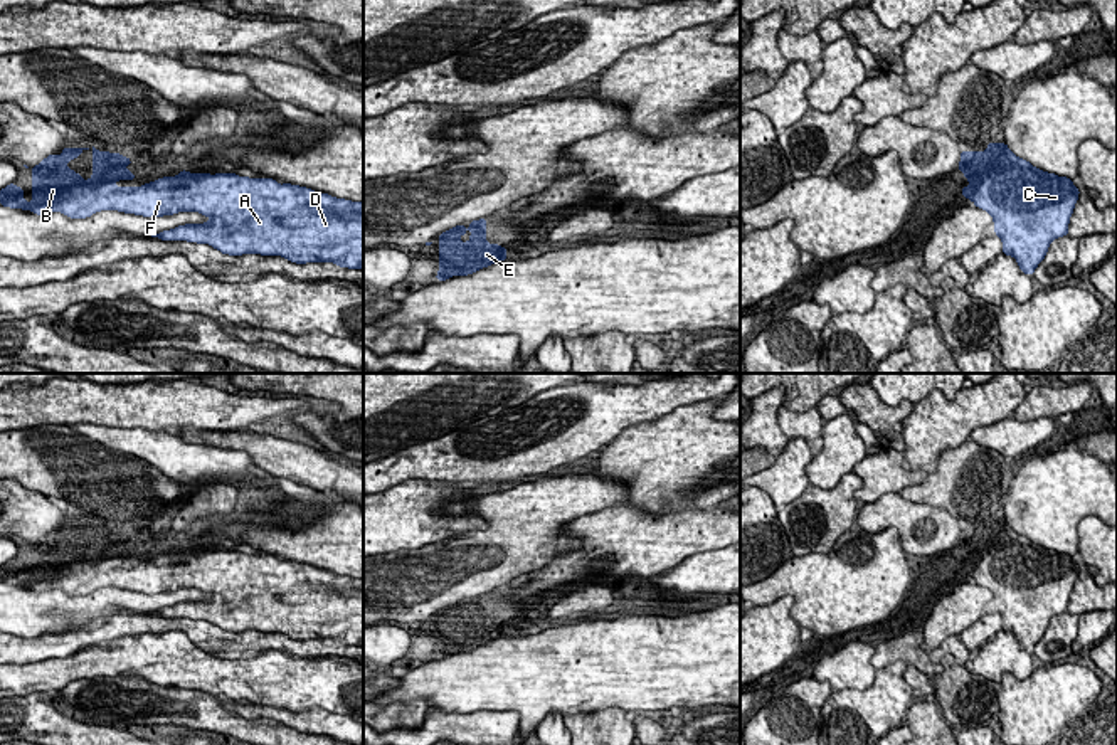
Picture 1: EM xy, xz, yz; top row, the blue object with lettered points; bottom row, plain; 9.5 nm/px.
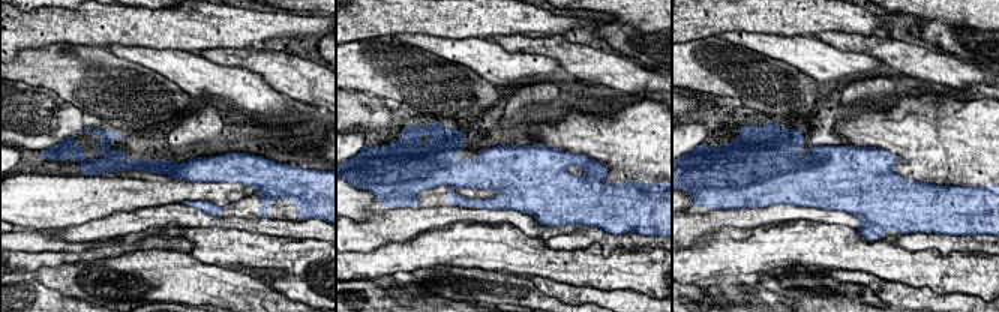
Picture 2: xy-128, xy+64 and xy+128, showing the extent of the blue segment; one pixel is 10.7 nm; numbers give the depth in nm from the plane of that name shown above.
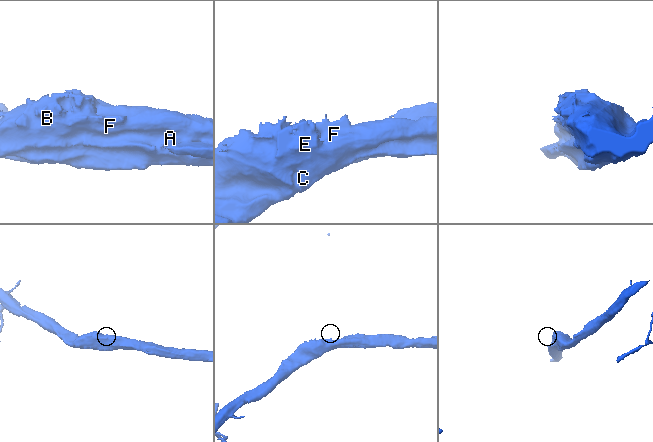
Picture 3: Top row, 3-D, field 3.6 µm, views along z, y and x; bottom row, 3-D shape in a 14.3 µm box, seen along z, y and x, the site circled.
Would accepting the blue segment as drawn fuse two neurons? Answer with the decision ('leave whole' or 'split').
leave whole

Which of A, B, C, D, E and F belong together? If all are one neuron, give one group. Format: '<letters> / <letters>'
A B C D E F

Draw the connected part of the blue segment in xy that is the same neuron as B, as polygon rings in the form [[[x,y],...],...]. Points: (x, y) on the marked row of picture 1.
[[[62,148],[62,155],[56,153],[44,158],[37,166],[32,166],[32,202],[24,200],[24,188],[8,183],[0,190],[0,205],[10,209],[32,210],[35,215],[49,212],[62,212],[69,219],[86,219],[101,210],[118,210],[124,214],[135,214],[143,217],[163,217],[178,212],[199,212],[210,220],[204,224],[185,224],[170,230],[163,230],[151,237],[161,240],[187,240],[197,244],[209,244],[222,254],[242,256],[281,256],[296,264],[306,262],[335,262],[338,267],[363,269],[363,203],[345,198],[336,198],[328,193],[315,192],[306,187],[284,183],[279,185],[273,178],[249,178],[236,173],[190,173],[180,170],[177,177],[163,177],[141,187],[116,187],[118,180],[136,180],[136,175],[124,166],[131,166],[131,158],[124,158],[121,153],[93,150],[93,177],[84,180],[76,170],[67,168],[67,161],[81,156],[89,148]]]

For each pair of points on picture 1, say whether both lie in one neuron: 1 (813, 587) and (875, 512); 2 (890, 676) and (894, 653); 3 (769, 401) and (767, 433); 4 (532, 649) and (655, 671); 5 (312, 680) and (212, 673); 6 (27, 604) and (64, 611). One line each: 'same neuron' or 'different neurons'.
1: different neurons
2: different neurons
3: same neuron
4: same neuron
5: same neuron
6: same neuron

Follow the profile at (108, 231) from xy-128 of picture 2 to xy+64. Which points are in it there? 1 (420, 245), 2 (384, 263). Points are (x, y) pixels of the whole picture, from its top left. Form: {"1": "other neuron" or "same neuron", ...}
{"1": "other neuron", "2": "other neuron"}

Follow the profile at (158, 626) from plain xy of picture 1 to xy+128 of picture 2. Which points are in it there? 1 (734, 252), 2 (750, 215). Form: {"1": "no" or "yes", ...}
{"1": "no", "2": "yes"}

